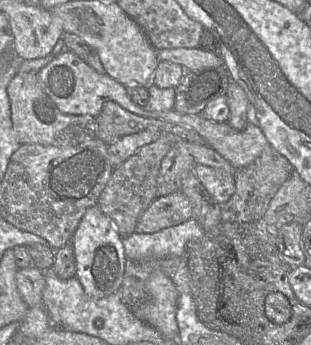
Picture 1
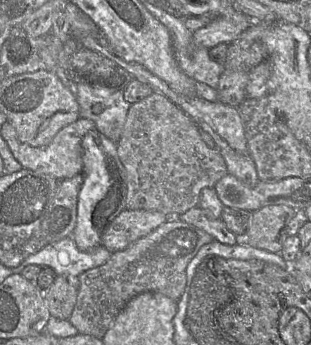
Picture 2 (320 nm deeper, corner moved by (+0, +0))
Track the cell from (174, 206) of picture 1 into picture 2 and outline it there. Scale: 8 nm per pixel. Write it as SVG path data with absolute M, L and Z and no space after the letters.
M124 209L104 231L100 246L112 253L124 250L169 219L169 215L159 211Z

